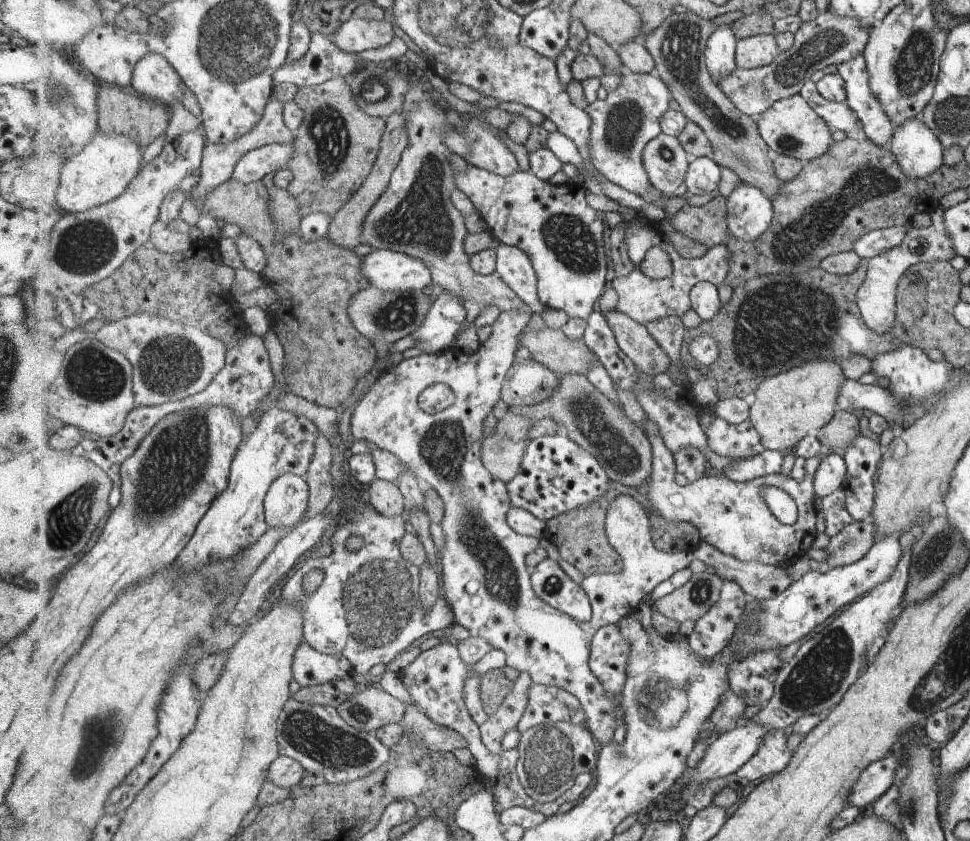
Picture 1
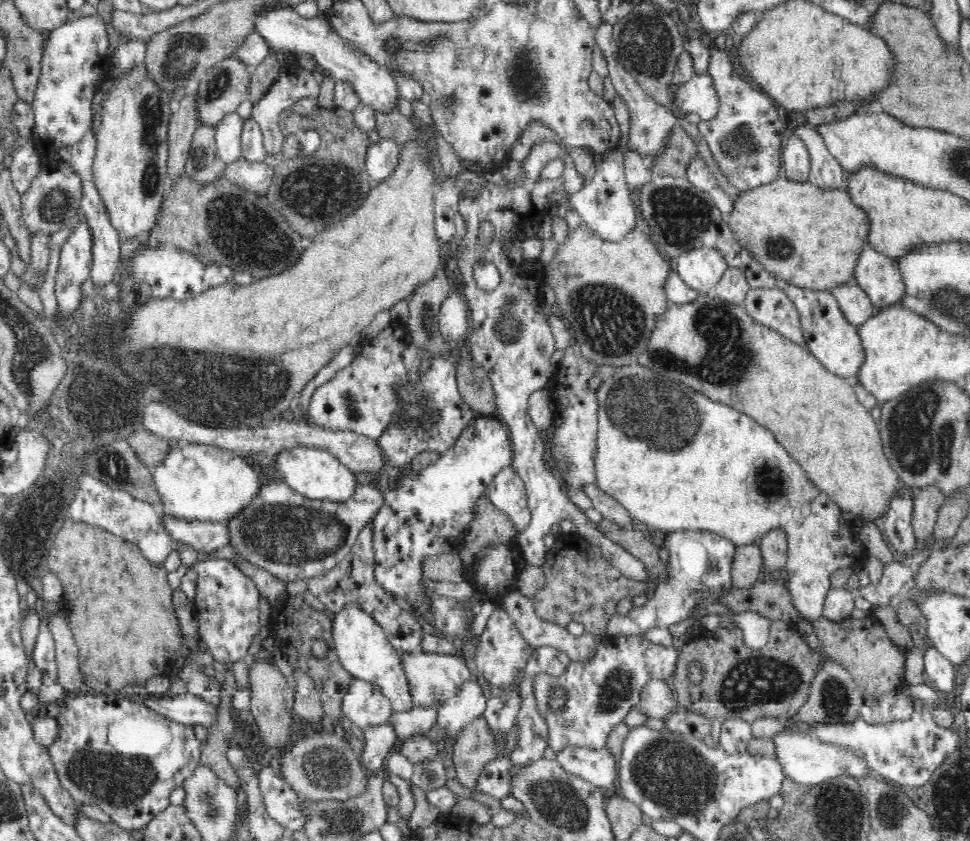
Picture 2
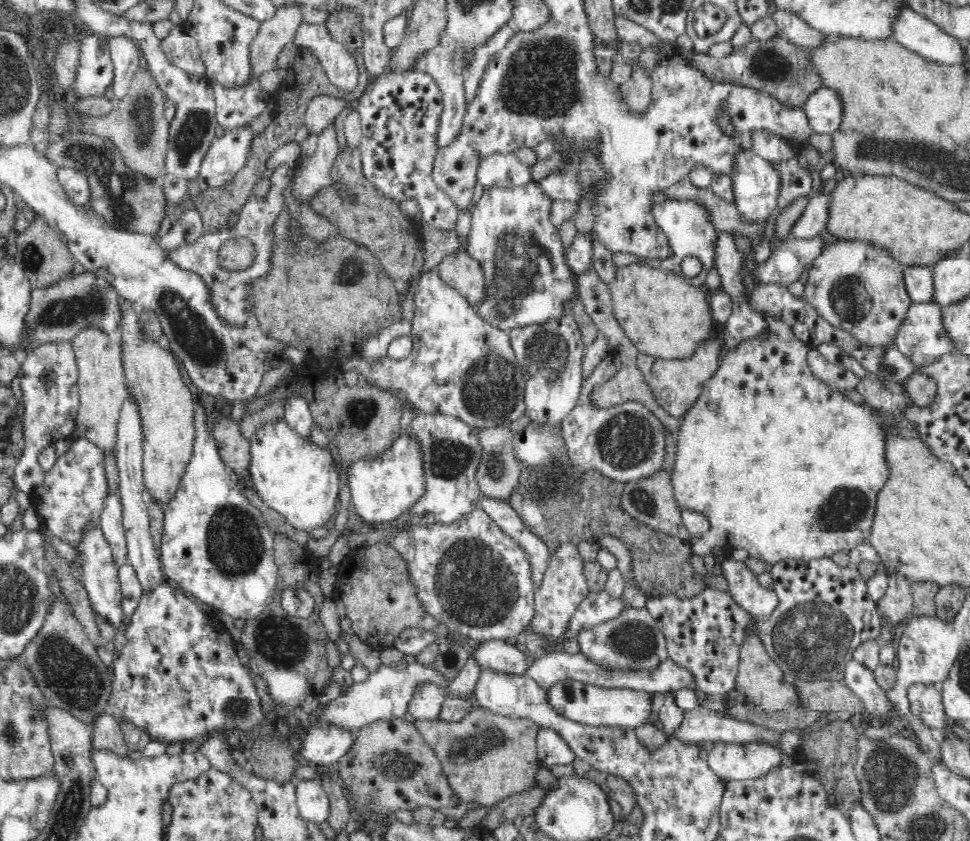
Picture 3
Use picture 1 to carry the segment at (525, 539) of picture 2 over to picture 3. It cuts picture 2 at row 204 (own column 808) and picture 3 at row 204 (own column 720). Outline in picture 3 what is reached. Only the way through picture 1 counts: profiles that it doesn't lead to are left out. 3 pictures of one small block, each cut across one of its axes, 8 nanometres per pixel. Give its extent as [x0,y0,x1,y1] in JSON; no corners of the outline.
[467,182,578,332]

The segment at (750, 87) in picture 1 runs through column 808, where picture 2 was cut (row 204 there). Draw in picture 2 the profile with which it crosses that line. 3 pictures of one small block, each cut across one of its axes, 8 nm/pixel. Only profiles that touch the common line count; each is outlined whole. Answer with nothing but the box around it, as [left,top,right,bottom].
[21,163,83,234]

